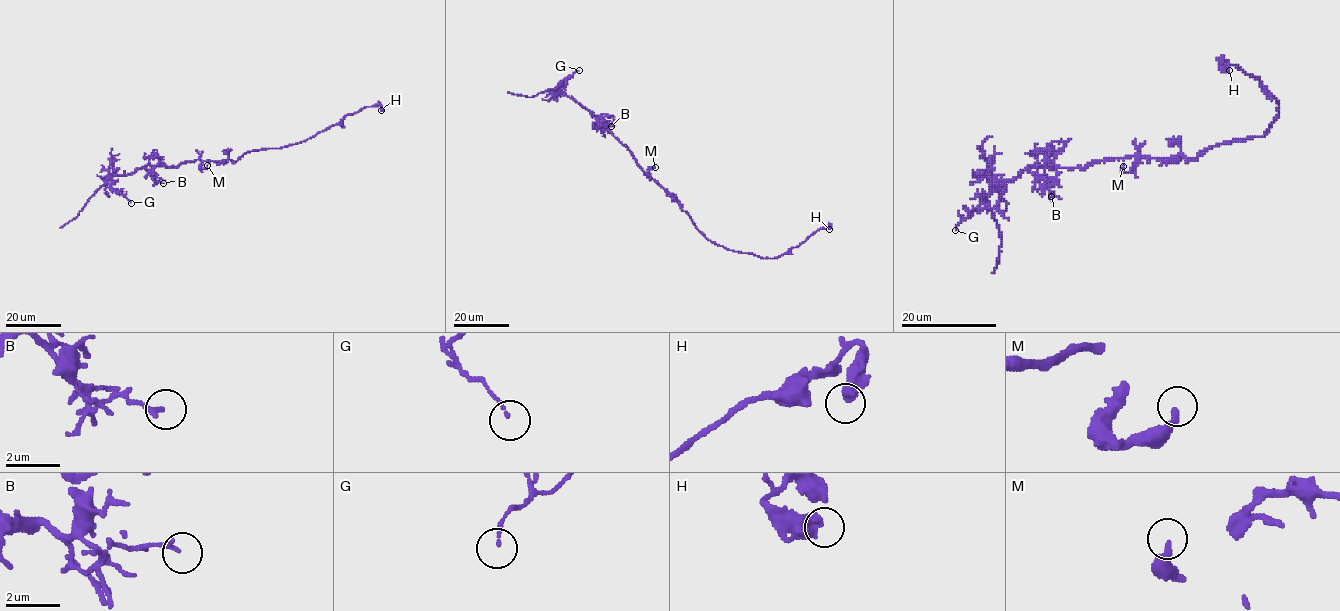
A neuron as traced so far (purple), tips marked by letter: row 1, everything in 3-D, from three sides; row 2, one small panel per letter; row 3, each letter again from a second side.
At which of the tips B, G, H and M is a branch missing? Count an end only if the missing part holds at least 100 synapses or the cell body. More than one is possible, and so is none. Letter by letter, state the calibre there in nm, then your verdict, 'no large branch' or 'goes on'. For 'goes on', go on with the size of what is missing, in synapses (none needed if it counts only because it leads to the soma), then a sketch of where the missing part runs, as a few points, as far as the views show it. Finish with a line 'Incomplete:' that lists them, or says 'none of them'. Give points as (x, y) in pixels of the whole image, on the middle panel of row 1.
B: calibre 160 nm; no large branch
G: calibre 100 nm; no large branch
H: calibre 440 nm; no large branch
M: calibre 280 nm; no large branch
Incomplete: none of them

